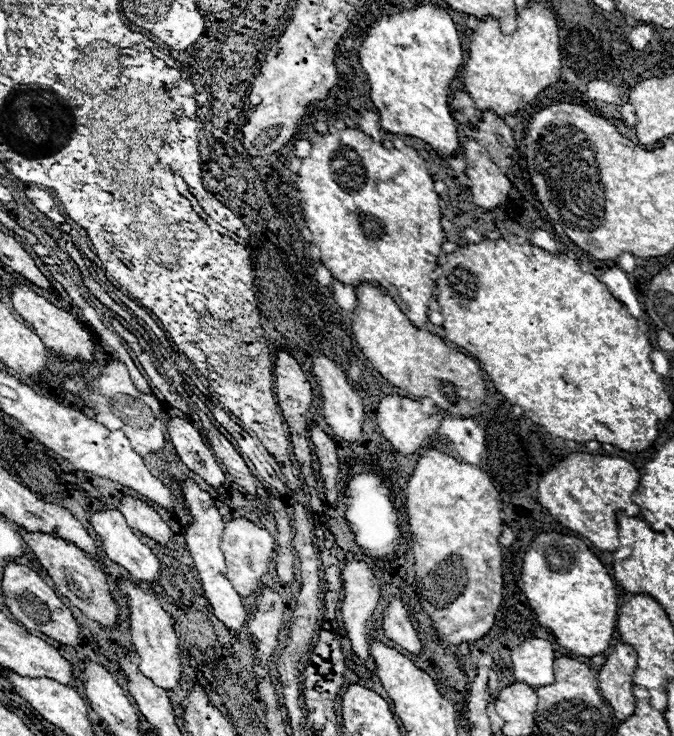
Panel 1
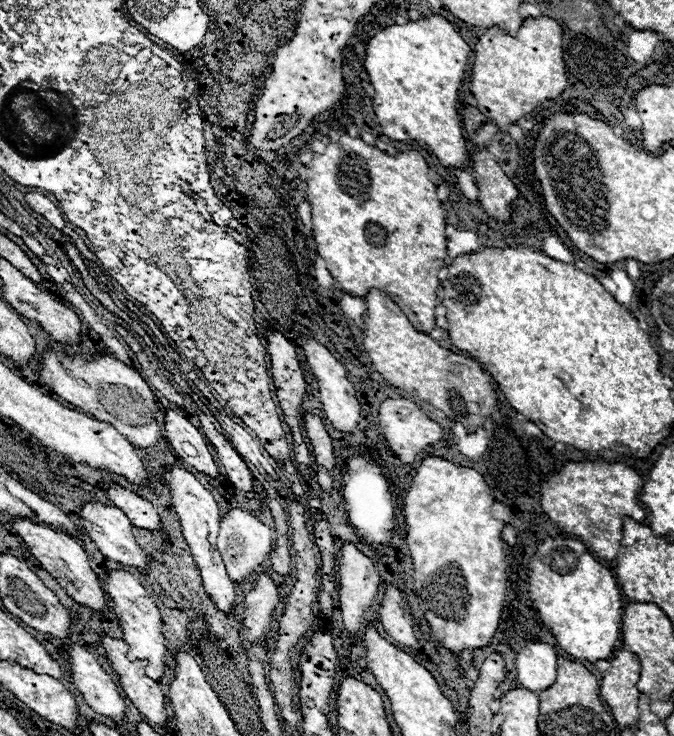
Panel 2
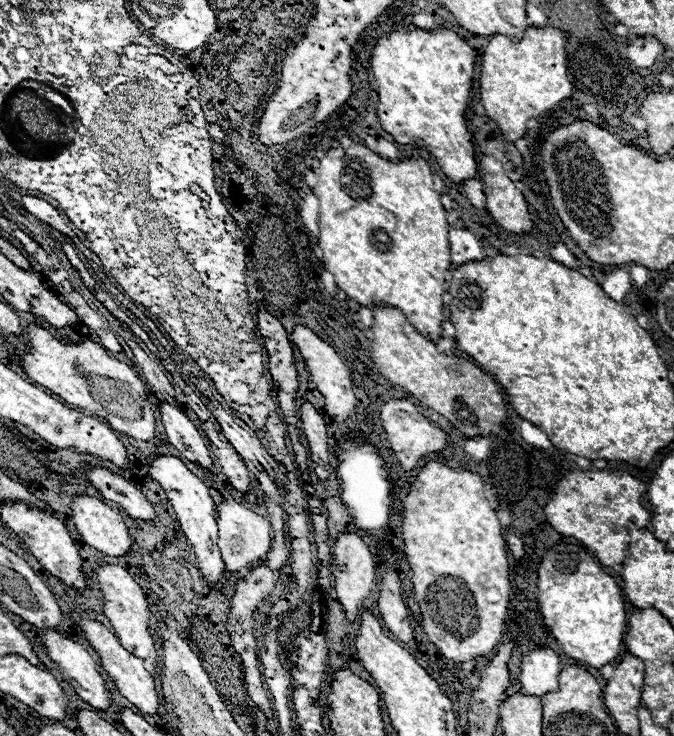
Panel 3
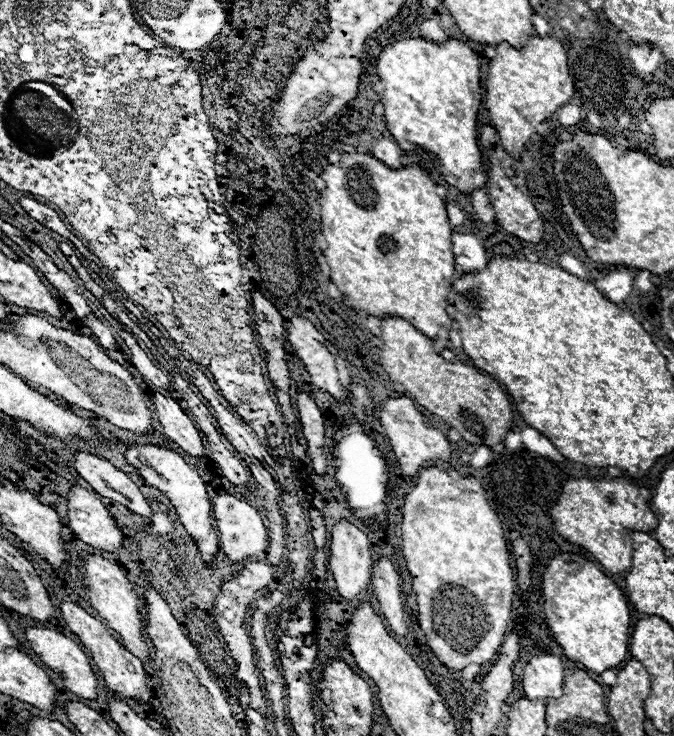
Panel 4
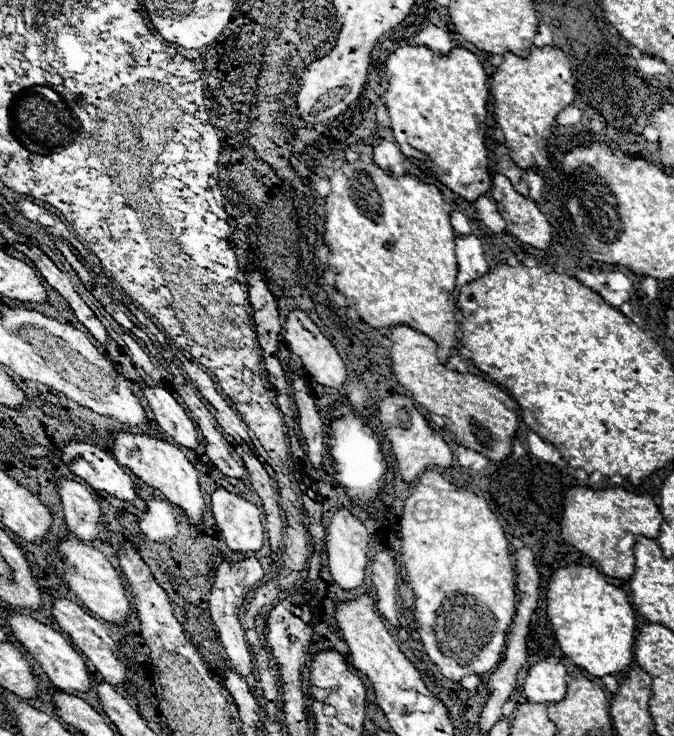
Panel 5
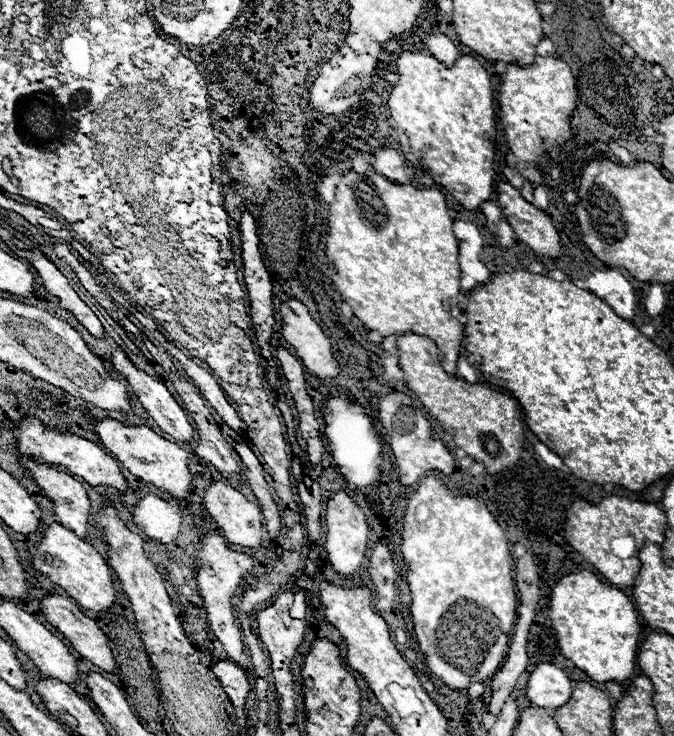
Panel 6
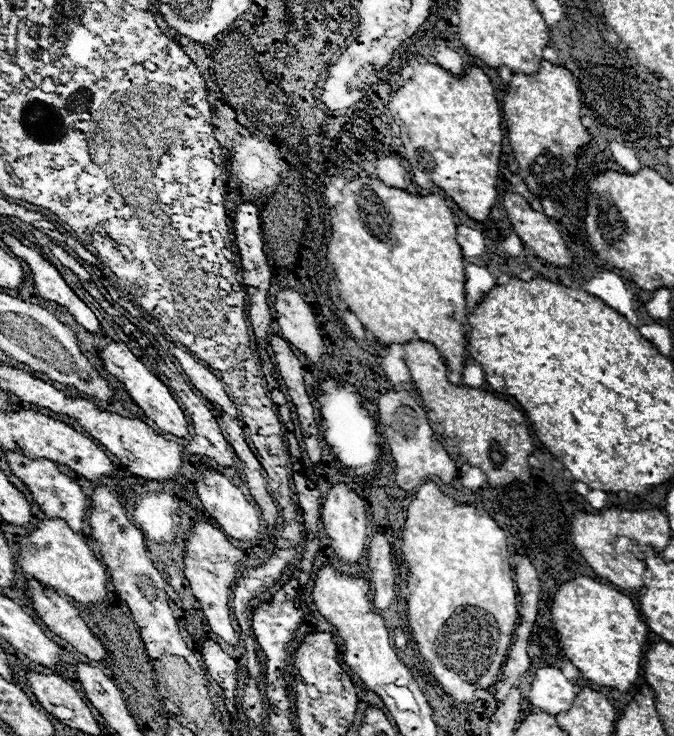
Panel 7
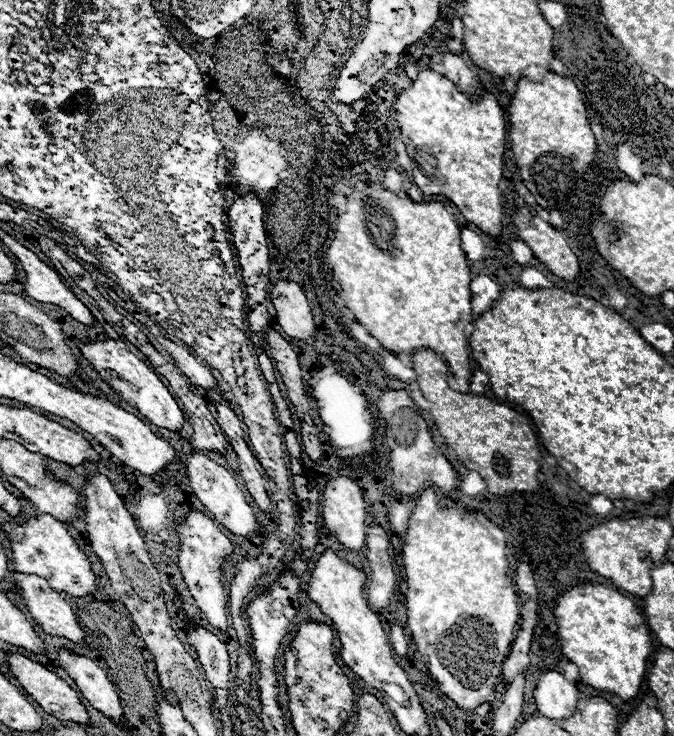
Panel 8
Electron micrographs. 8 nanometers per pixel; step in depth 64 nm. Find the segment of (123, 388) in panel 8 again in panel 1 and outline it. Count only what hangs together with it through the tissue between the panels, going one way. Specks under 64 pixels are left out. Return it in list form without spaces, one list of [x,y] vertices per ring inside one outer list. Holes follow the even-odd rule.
[[[172,416],[168,420],[168,440],[174,444],[176,454],[192,472],[200,474],[214,488],[222,486],[224,472],[220,470],[212,450],[204,444],[202,434],[188,420]]]

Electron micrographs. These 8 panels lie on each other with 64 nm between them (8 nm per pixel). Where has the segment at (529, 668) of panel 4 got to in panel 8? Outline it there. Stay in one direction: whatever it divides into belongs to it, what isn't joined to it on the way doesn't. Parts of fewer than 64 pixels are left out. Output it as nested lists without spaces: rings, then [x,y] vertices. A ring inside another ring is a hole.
[[[560,672],[542,674],[534,690],[534,702],[540,714],[552,720],[566,720],[568,716],[572,716],[580,698],[582,692]]]

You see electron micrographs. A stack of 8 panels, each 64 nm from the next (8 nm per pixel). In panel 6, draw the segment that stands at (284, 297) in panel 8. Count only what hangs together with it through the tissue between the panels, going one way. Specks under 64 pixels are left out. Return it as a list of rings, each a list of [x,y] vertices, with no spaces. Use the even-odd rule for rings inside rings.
[[[286,298],[286,300],[280,302],[280,316],[282,316],[282,336],[284,336],[284,340],[290,346],[294,346],[296,356],[300,356],[302,364],[306,366],[306,370],[314,372],[316,376],[320,376],[324,380],[336,380],[340,376],[338,362],[336,362],[334,354],[332,354],[328,338],[324,336],[320,326],[314,322],[314,318],[310,316],[308,308],[296,298]]]

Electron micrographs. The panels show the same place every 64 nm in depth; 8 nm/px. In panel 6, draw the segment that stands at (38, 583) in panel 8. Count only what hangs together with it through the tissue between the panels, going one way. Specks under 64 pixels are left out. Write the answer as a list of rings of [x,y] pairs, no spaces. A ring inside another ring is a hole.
[[[50,594],[50,596],[44,596],[42,598],[42,614],[46,616],[46,620],[74,646],[74,650],[84,656],[86,660],[90,660],[94,666],[106,670],[106,672],[112,672],[116,668],[116,662],[114,662],[114,656],[112,656],[112,650],[108,646],[108,638],[106,634],[96,626],[94,620],[86,618],[82,612],[80,612],[80,606],[70,600],[70,598],[62,598],[58,594]]]

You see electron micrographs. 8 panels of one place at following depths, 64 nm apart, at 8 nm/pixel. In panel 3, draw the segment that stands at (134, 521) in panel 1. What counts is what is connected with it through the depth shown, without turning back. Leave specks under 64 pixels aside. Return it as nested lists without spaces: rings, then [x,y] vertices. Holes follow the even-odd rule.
[[[88,466],[86,468],[90,484],[106,498],[116,504],[120,504],[128,516],[136,520],[154,520],[154,508],[152,504],[144,498],[144,494],[128,482],[124,476],[114,474],[108,468],[102,466]]]

